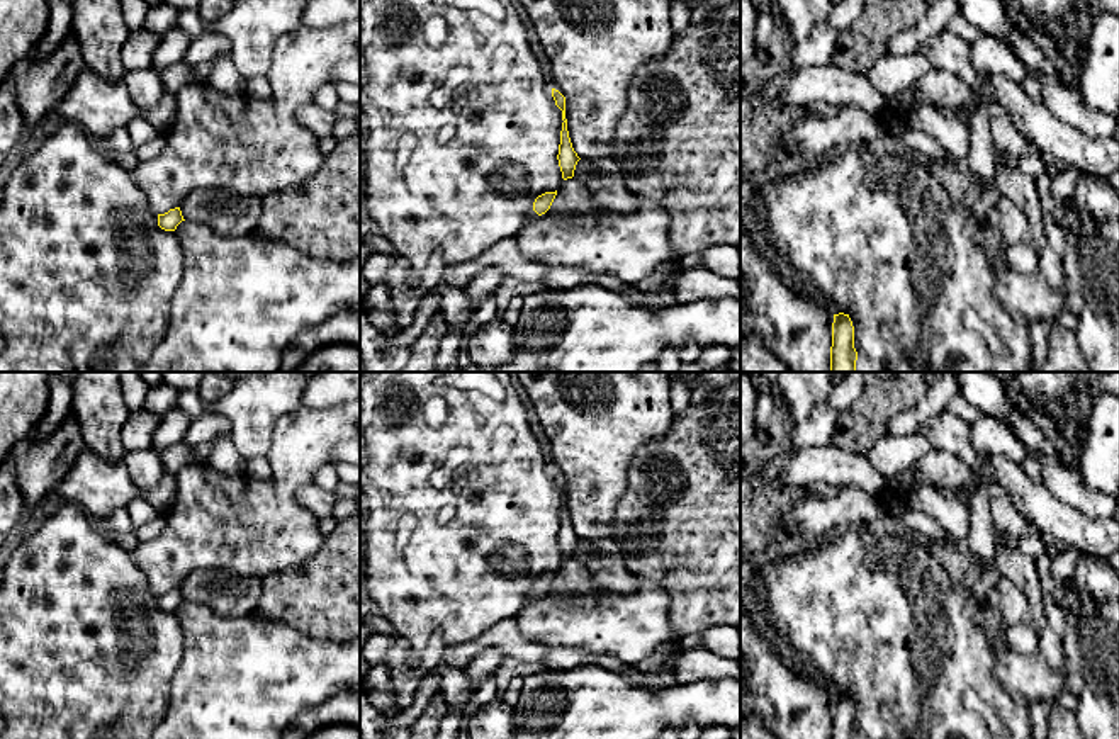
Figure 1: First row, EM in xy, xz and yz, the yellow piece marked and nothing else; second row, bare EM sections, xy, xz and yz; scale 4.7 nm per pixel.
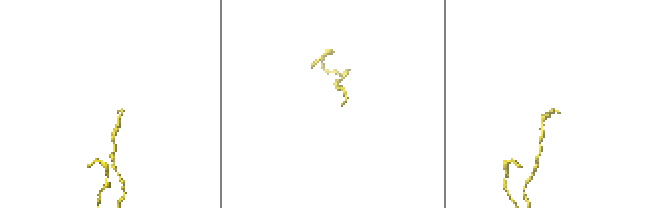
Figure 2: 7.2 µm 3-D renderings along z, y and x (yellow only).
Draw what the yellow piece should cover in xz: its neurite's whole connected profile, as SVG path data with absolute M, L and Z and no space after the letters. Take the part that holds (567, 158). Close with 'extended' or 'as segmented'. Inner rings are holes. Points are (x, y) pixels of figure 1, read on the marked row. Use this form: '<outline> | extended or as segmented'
M552 88L552 97L555 100L555 105L562 110L564 122L562 122L562 131L560 131L560 144L559 144L557 160L562 172L562 178L567 180L574 177L576 165L581 158L574 151L571 138L569 138L569 131L567 131L565 97L555 88Z | as segmented

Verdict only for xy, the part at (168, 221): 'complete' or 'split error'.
complete

